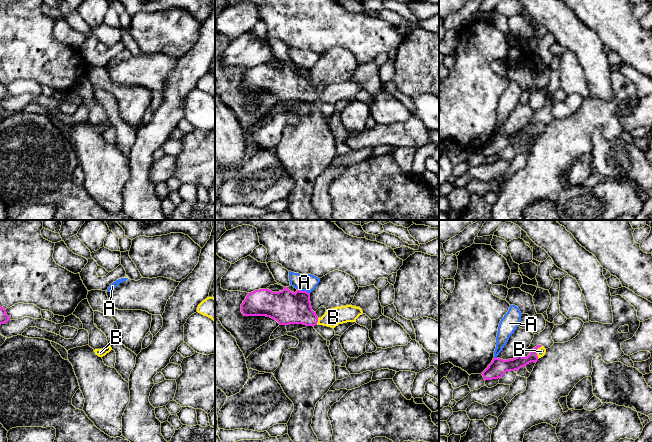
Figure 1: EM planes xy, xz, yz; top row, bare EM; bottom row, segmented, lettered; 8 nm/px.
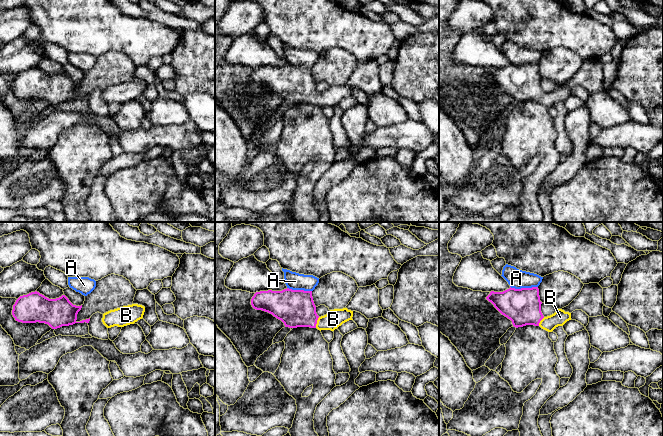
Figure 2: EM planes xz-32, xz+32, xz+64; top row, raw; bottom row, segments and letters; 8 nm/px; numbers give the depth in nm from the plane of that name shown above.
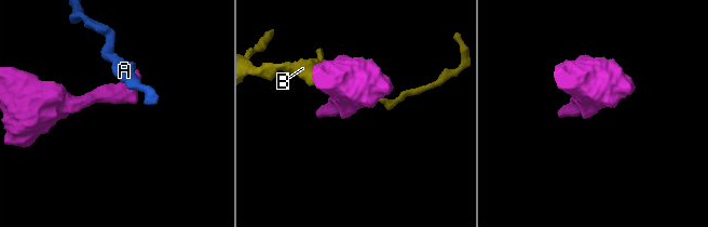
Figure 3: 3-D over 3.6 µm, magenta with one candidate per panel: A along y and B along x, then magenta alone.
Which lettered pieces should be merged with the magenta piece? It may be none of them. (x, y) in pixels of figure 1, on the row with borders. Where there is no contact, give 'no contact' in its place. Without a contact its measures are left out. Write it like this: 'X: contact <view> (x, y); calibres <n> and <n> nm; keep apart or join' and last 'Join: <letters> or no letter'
A: contact xz (303, 291); calibres 280 and 140 nm; keep apart
B: contact yz (536, 352); calibres 100 and 70 nm; join
Join: B

